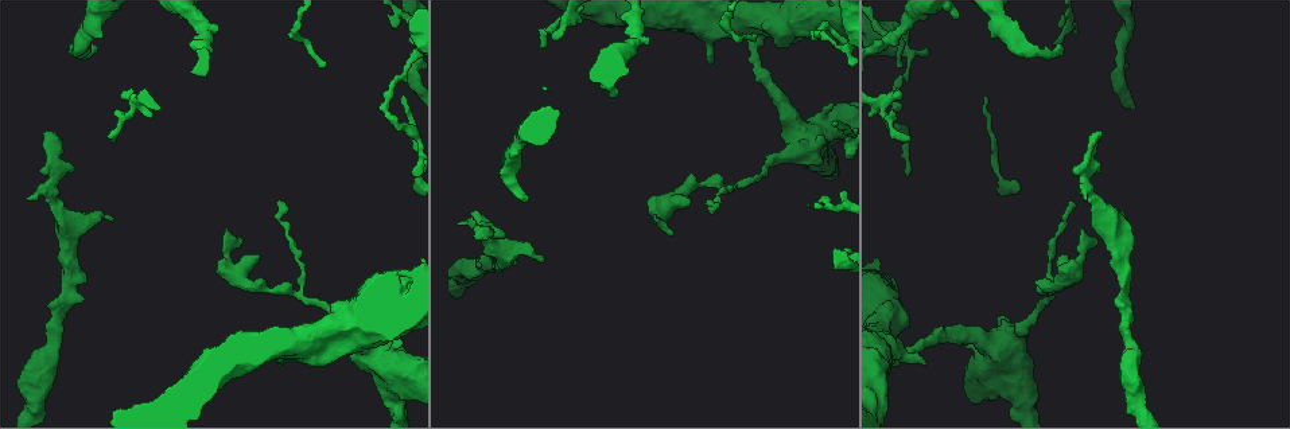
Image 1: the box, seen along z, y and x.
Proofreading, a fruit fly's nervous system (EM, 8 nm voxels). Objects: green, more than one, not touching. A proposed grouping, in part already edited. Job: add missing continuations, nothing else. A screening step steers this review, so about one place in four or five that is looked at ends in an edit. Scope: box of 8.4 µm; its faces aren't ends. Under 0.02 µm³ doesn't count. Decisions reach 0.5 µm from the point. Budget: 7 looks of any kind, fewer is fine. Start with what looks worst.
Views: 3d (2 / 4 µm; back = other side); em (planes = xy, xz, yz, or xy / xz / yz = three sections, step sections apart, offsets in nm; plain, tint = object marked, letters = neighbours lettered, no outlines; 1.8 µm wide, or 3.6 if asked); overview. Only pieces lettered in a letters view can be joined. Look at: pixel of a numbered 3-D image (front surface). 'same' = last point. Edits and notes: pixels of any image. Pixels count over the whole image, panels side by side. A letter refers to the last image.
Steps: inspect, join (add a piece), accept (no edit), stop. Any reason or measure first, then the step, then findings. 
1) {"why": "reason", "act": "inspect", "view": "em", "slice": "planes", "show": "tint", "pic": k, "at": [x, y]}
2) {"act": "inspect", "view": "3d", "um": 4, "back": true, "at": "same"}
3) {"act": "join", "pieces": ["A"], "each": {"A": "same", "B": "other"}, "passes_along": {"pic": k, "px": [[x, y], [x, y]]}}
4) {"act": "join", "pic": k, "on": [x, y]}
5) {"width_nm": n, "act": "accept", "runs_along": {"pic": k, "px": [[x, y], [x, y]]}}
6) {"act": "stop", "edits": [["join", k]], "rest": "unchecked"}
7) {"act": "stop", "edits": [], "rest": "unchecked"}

{"why": "free end", "act": "inspect", "view": "em", "slice": "planes", "show": "letters", "pic": 1, "at": [524, 201]}

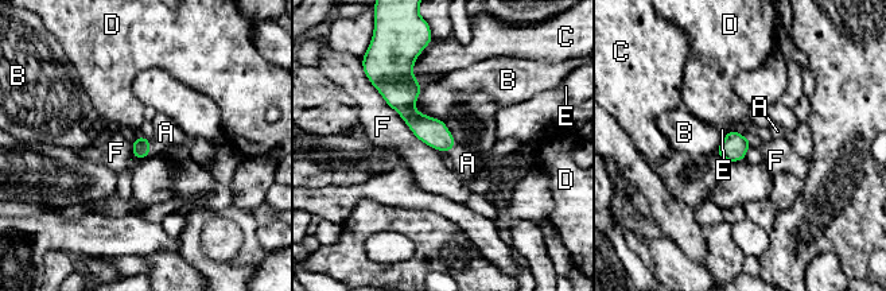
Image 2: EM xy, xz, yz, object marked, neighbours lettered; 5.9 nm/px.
{"act": "join", "pieces": ["A"], "each": {"A": "same", "B": "other", "C": "other", "D": "other", "E": "other", "F": "other"}, "passes_along": {"pic": 2, "px": [[142, 146], [150, 147], [166, 132]]}, "found": "it goes on there"}

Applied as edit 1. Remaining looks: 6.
{"act": "inspect", "view": "overview"}

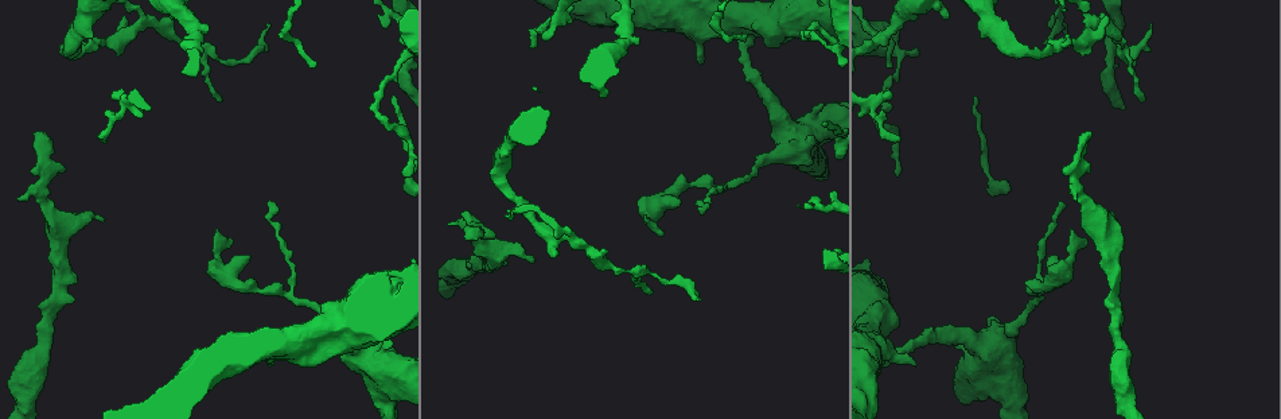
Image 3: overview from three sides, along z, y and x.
{"why": "branch stops here", "act": "inspect", "view": "em", "slice": "yz", "step": 16, "show": "letters", "pic": 3, "at": [1091, 134]}

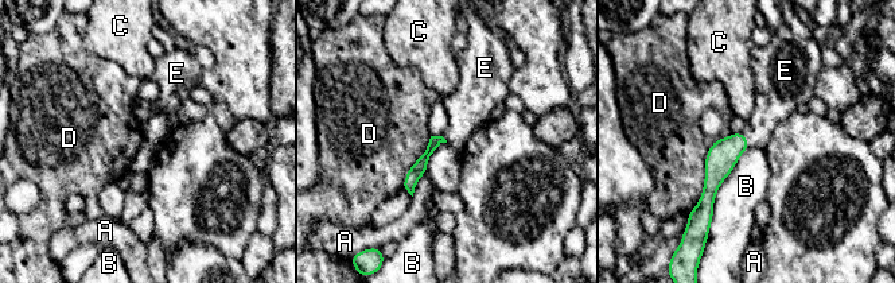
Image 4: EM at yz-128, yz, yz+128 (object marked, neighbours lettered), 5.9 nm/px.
{"act": "inspect", "view": "em", "slice": "planes", "show": "letters", "at": "same"}

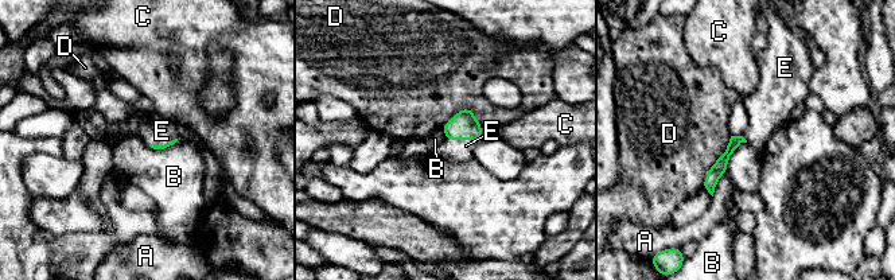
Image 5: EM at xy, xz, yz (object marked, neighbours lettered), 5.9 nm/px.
{"act": "join", "pieces": ["E"], "each": {"A": "other", "B": "other", "C": "other", "D": "other", "E": "same"}, "passes_along": {"pic": 5, "px": [[463, 125], [460, 139], [450, 150]]}, "found": "the neuron continues"}

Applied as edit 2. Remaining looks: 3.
{"why": "an open end", "act": "inspect", "view": "em", "slice": "planes", "show": "letters", "pic": 3, "at": [270, 201]}

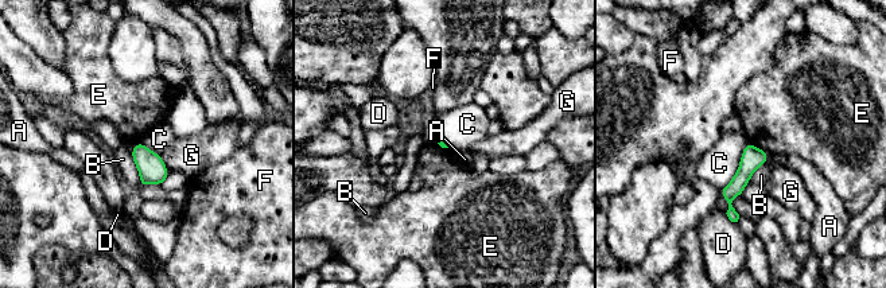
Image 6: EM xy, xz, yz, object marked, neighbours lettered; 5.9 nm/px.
{"act": "accept", "each": {"A": "other", "B": "other", "C": "other", "D": "other", "E": "other", "F": "other", "G": "other"}, "runs_along": {"pic": 6, "px": [[750, 147], [730, 193], [734, 218]]}, "found": "none of them fits"}

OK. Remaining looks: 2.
{"act": "stop", "edits": [["join", 2], ["join", 5]], "rest": "unchecked"}

